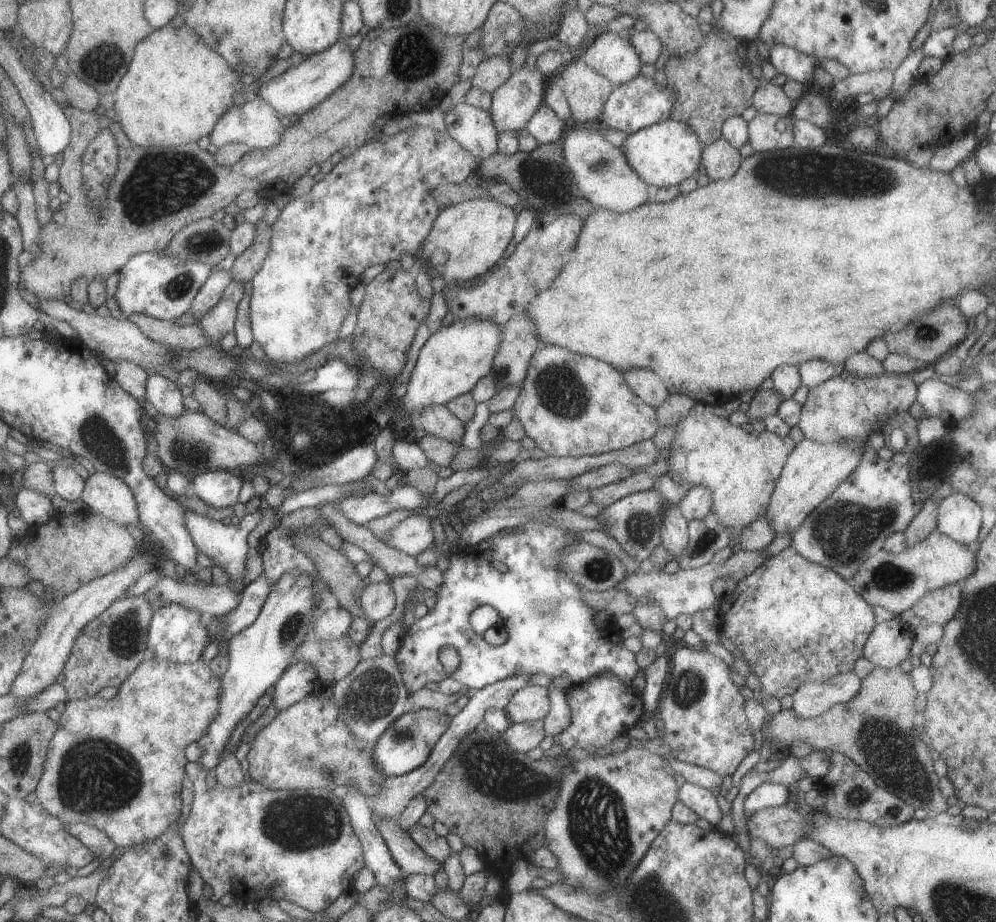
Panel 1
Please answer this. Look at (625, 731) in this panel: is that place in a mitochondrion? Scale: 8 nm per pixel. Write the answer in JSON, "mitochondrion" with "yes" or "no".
{"mitochondrion":"no"}

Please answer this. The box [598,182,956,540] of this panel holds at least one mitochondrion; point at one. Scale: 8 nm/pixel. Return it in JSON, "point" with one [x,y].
{"point":[926,331]}

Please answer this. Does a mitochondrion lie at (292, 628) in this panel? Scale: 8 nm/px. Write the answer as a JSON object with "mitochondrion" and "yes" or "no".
{"mitochondrion":"yes"}

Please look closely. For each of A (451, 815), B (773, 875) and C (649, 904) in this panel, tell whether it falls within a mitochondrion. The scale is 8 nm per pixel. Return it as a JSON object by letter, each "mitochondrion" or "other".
{"A":"other","B":"other","C":"mitochondrion"}

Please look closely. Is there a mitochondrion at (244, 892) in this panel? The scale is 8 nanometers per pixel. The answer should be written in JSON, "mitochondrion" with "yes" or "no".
{"mitochondrion":"no"}

